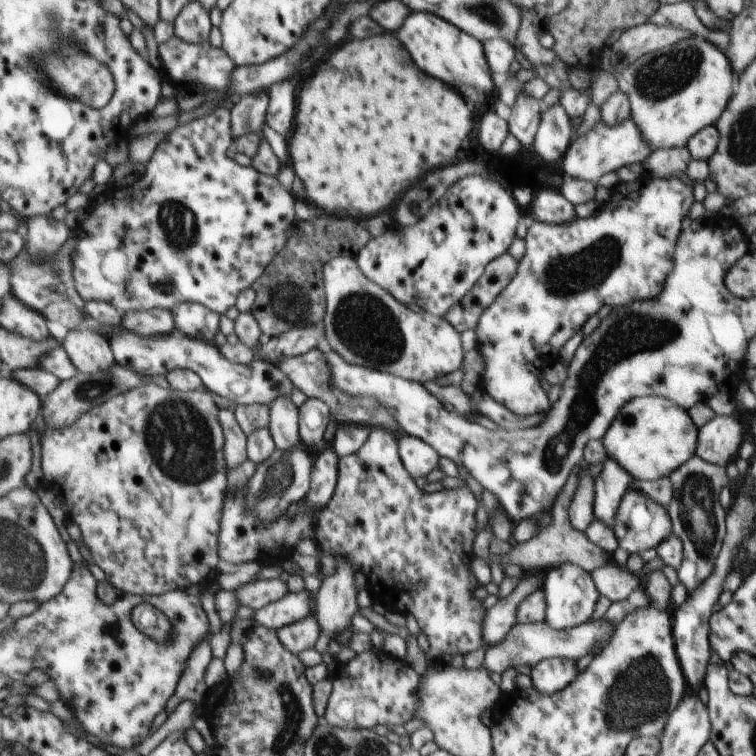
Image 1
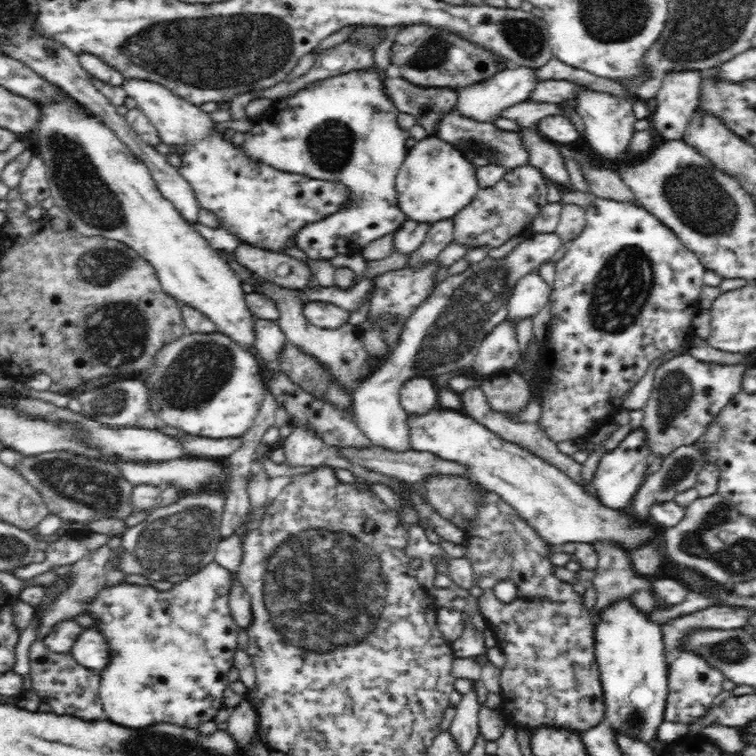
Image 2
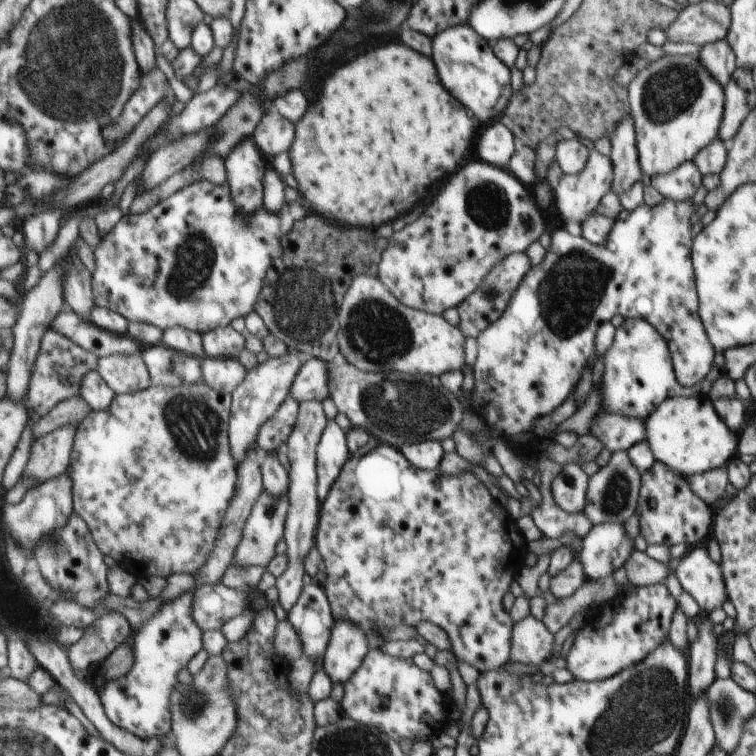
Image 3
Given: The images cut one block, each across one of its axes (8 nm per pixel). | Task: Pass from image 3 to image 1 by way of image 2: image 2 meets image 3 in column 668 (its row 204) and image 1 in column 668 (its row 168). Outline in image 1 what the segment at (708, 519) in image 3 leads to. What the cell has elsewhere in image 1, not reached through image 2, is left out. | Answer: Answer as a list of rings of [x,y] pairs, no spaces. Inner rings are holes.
[[[633,489],[625,491],[619,506],[616,508],[614,523],[612,524],[617,544],[628,554],[655,548],[660,542],[669,537],[672,532],[671,521],[667,511],[654,500],[648,499],[639,491]]]

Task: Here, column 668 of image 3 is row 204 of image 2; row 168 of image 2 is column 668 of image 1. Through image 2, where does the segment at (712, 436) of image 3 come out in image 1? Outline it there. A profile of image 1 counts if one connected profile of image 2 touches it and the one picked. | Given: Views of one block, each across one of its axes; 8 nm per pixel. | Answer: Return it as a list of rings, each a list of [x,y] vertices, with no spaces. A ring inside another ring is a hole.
[[[655,395],[628,400],[600,441],[606,456],[620,464],[633,480],[654,481],[668,477],[691,460],[697,451],[697,438],[698,429],[687,410]]]

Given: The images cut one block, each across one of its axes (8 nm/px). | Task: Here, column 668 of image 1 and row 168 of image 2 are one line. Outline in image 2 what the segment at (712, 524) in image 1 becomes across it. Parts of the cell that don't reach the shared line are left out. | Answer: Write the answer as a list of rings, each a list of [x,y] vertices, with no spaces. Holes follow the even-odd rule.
[[[457,110],[444,116],[439,124],[437,136],[455,145],[478,170],[481,166],[494,164],[506,169],[506,172],[521,166],[528,166],[529,155],[520,139],[520,131],[506,131],[496,127],[494,123],[480,123],[461,116]]]

